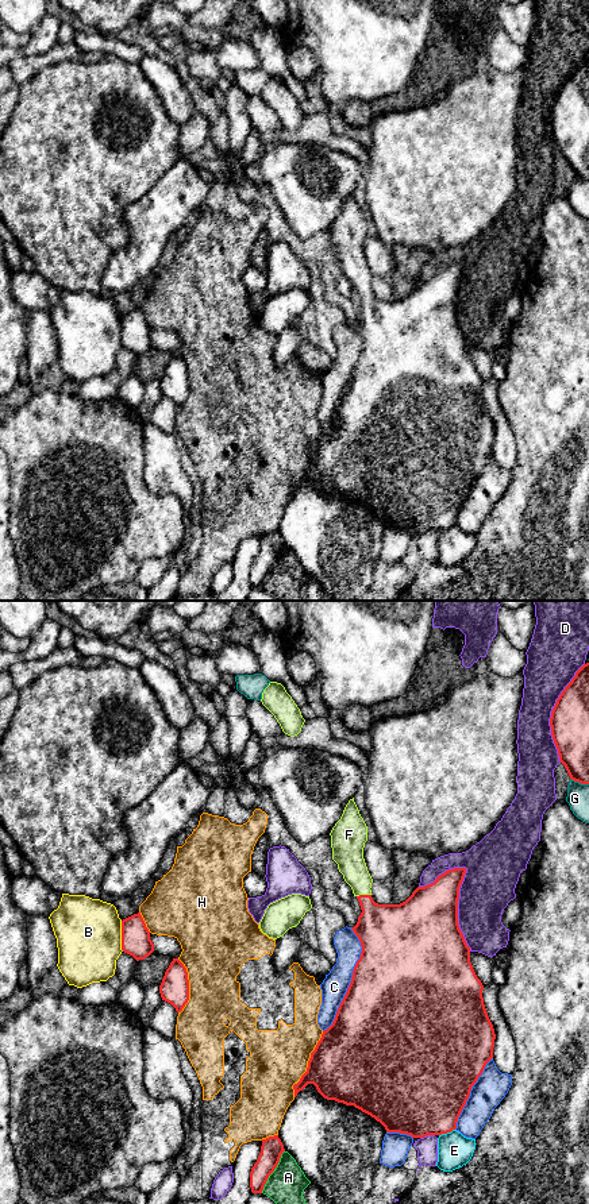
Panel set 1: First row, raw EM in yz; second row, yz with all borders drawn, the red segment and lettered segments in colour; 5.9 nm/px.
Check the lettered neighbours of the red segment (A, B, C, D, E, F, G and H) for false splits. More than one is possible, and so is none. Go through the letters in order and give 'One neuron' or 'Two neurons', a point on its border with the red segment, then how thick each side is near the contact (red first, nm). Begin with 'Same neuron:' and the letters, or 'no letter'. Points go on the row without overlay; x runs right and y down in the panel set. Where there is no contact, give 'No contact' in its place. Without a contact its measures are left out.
Same neuron: F
A: Two neurons. Touches red at yz (273, 566). Thickness 130 nm (red) against 220 nm
B: Two neurons. Touches red at yz (122, 331). Thickness 180 nm (red) against 400 nm
C: Two neurons. Touches red at yz (351, 375). Thickness 500 nm (red) against 160 nm
D: Two neurons. Touches red at yz (457, 300). Thickness 420 nm (red) against 320 nm
E: Two neurons. Touches red at yz (446, 528). Thickness 460 nm (red) against 200 nm
F: One neuron. Touches red at yz (364, 290). Thickness 320 nm (red) against 170 nm
G: Two neurons. Touches red at yz (580, 177). Thickness 200 nm (red) against 130 nm
H: Two neurons. Touches red at yz (308, 459). Thickness 460 nm (red) against 340 nm

